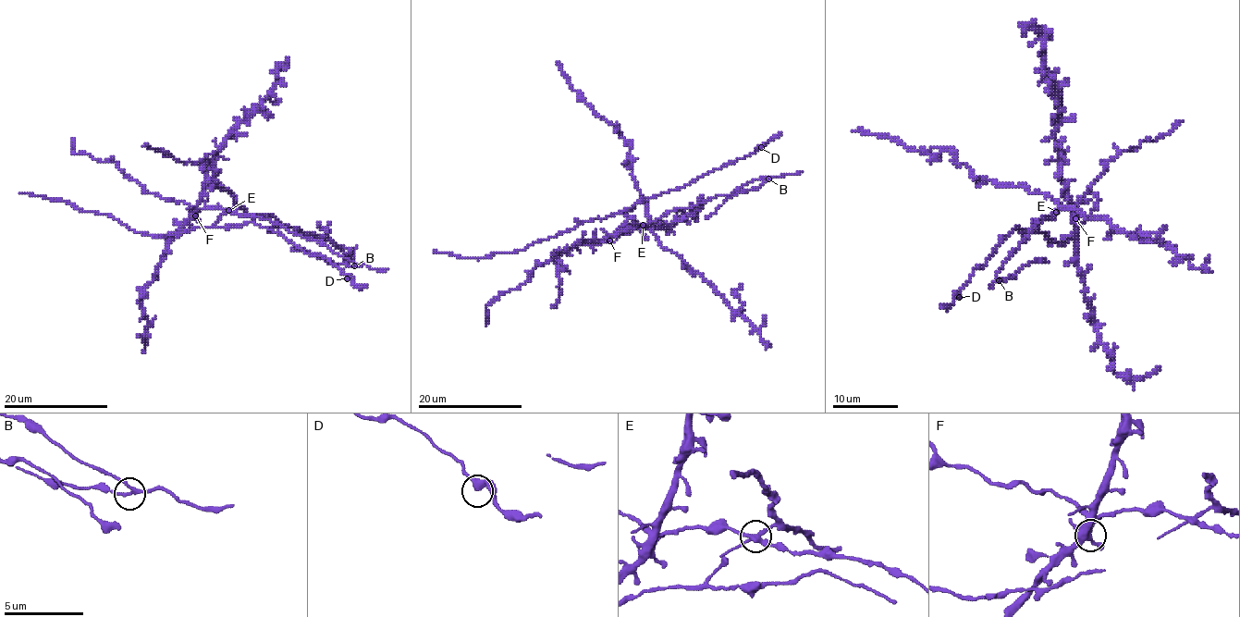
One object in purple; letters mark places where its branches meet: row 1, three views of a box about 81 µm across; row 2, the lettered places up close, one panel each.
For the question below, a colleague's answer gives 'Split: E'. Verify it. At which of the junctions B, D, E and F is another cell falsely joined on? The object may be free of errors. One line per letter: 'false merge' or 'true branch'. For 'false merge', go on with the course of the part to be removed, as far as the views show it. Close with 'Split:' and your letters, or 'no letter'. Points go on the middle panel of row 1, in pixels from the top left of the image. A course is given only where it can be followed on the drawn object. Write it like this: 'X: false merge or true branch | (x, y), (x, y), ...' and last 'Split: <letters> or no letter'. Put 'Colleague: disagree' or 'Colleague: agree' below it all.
B: true branch
D: true branch
E: false merge | (644, 225), (650, 226), (647, 204), (637, 184), (629, 143), (575, 91), (557, 62)
F: true branch
Split: E
Colleague: agree

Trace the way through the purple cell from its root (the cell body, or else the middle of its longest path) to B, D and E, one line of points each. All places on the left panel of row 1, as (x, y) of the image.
B: (195, 214), (204, 208), (221, 208), (240, 215), (270, 218), (290, 231), (318, 240), (354, 265)
D: (195, 214), (178, 233), (196, 228), (230, 228), (255, 223), (280, 233), (309, 253), (327, 258), (347, 278)
E: (195, 214), (204, 208), (229, 211)

